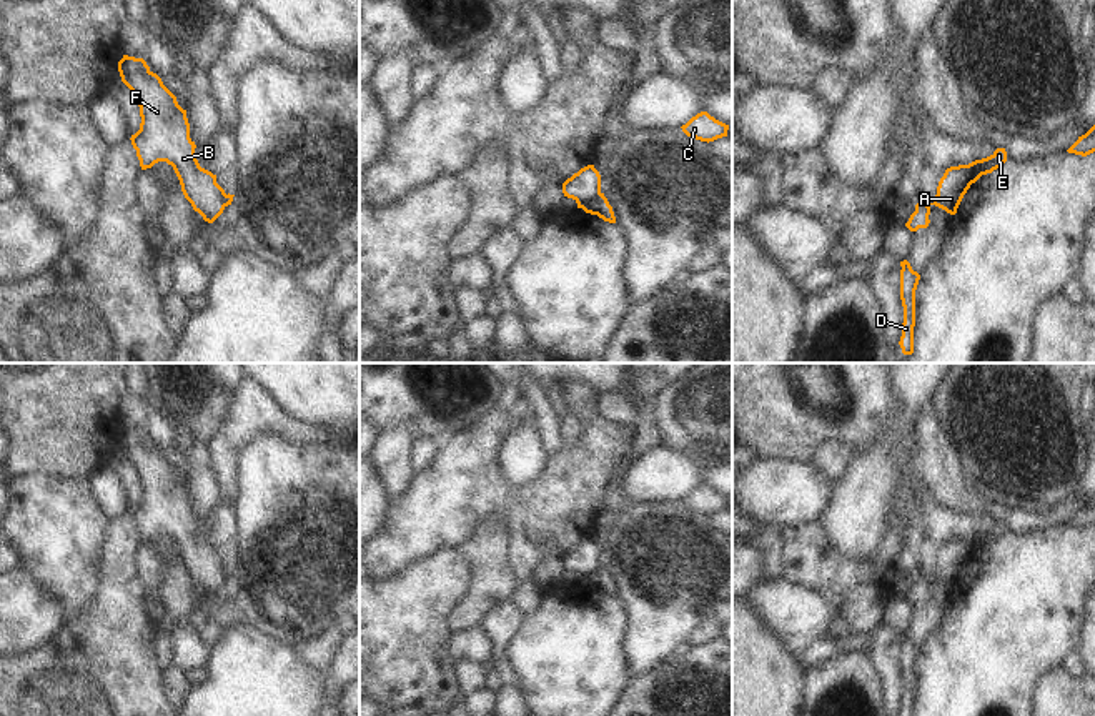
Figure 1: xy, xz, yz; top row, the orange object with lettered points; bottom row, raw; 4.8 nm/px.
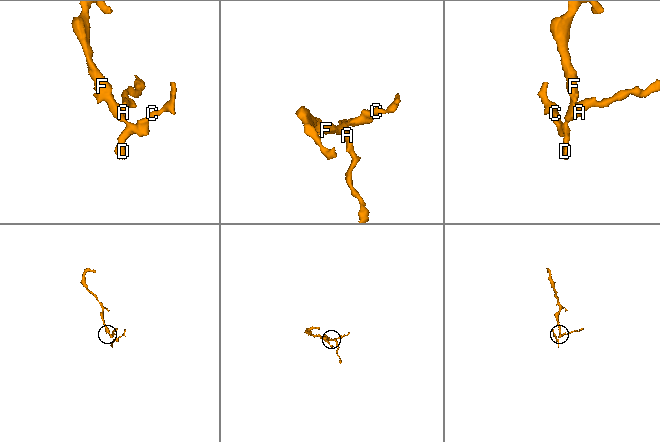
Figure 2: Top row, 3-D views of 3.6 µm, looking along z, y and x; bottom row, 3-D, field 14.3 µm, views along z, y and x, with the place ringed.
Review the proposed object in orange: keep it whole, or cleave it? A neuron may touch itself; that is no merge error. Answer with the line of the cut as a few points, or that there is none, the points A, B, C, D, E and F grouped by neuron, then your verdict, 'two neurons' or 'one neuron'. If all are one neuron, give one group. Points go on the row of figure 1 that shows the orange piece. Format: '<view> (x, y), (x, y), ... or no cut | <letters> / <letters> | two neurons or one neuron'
xz (599, 190), (581, 207) | A E / B C D F | two neurons

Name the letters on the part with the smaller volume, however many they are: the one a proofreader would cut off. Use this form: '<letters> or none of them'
A, E

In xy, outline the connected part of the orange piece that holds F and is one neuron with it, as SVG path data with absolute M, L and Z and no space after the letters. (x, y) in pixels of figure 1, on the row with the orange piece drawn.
M123 55L118 72L140 107L140 130L130 140L141 170L158 162L171 165L185 198L205 221L213 223L226 205L220 196L216 175L201 168L195 157L196 145L190 138L186 110L143 58Z

